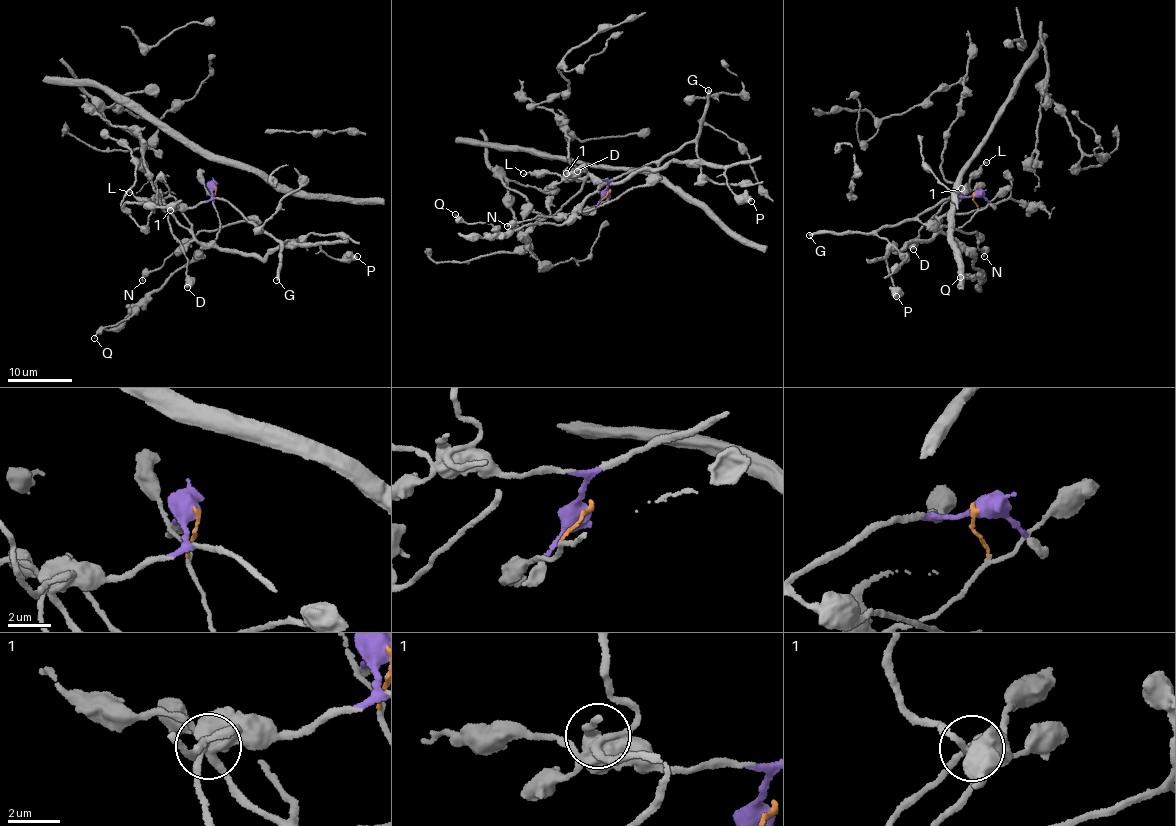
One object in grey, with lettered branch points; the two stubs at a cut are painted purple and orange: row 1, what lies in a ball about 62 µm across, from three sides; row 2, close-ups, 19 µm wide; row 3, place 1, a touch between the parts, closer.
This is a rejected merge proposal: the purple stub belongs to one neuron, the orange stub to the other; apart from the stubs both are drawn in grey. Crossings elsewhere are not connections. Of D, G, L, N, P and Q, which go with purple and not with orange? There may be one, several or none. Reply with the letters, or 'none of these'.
D, G, N

